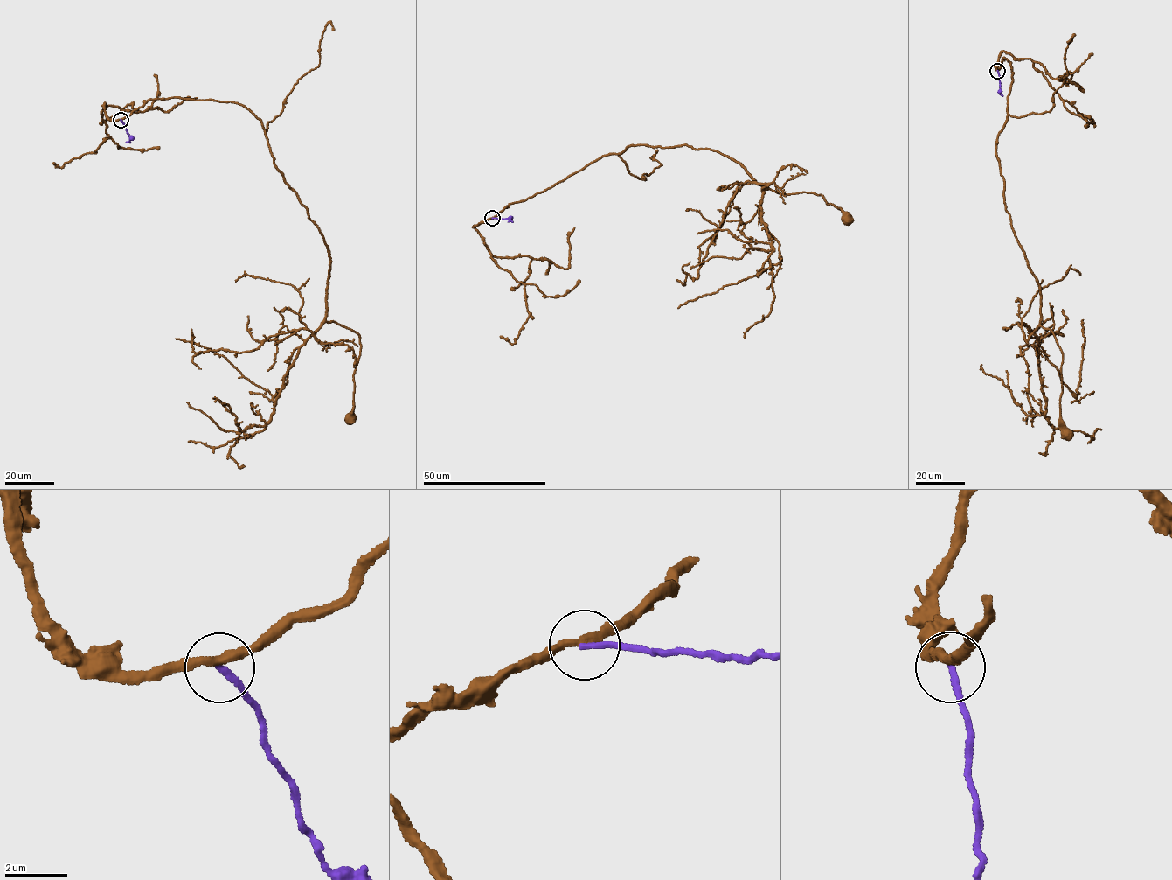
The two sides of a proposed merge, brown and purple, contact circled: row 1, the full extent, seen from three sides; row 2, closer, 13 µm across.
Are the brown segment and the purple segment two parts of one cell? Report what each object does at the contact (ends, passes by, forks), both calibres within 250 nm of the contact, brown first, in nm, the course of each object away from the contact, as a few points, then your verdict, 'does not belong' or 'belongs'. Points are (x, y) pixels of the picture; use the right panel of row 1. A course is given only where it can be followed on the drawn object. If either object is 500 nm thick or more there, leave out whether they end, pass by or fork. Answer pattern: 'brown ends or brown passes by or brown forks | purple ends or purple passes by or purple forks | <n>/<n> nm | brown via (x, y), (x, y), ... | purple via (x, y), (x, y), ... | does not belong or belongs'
brown passes by | purple ends | 280/180 nm | brown via (997, 70), (1003, 58), (1014, 73), (995, 151), (1006, 211), (1039, 285), (1040, 325), (1062, 354), (1067, 435) | purple via (997, 71), (1000, 94) | does not belong

